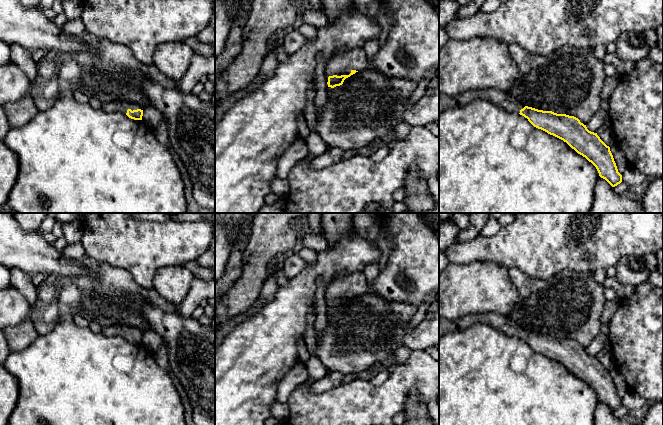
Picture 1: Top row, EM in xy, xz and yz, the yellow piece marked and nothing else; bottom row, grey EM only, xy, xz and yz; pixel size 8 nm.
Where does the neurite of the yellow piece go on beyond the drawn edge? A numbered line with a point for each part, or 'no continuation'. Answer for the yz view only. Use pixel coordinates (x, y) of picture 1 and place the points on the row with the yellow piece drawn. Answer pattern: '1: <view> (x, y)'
1: yz (510, 104)

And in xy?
1: xy (113, 106)

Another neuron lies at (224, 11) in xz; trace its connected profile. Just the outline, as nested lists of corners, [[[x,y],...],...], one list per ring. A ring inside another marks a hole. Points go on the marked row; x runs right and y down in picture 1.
[[[215,0],[215,59],[225,47],[234,18],[234,5]]]

